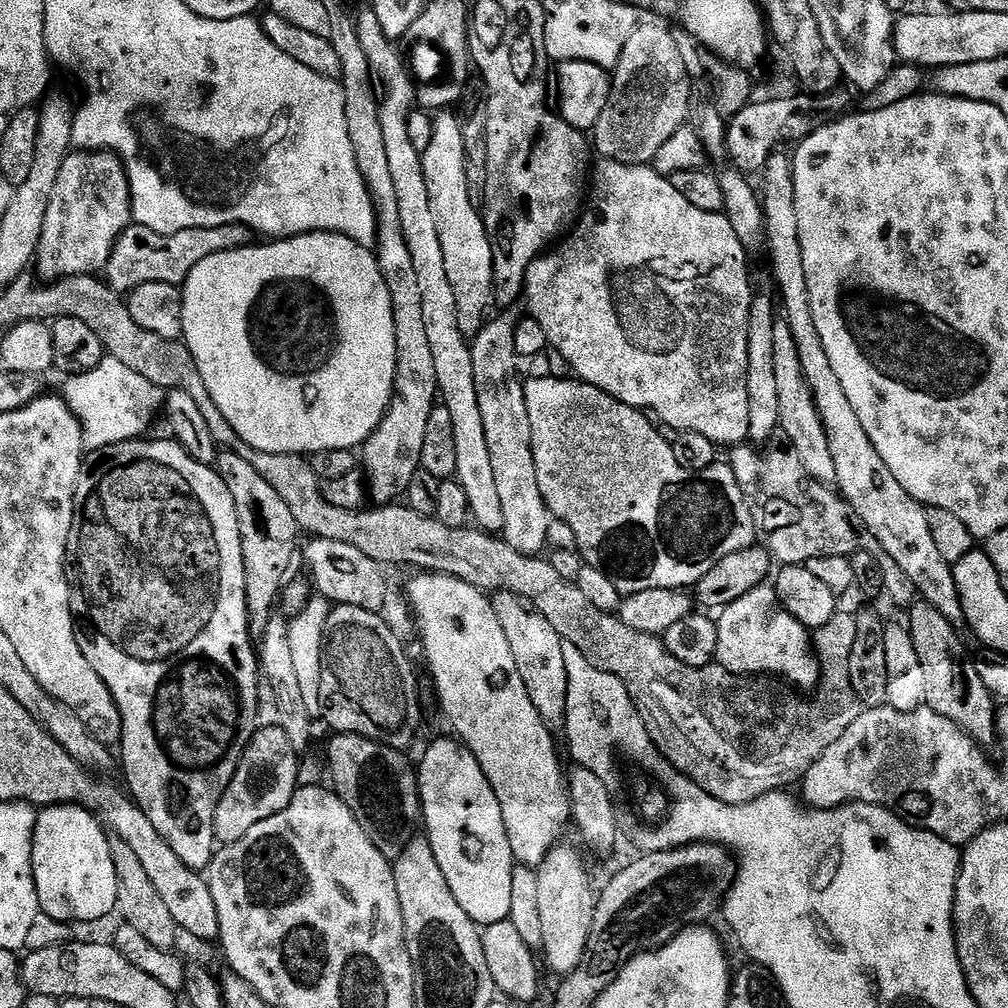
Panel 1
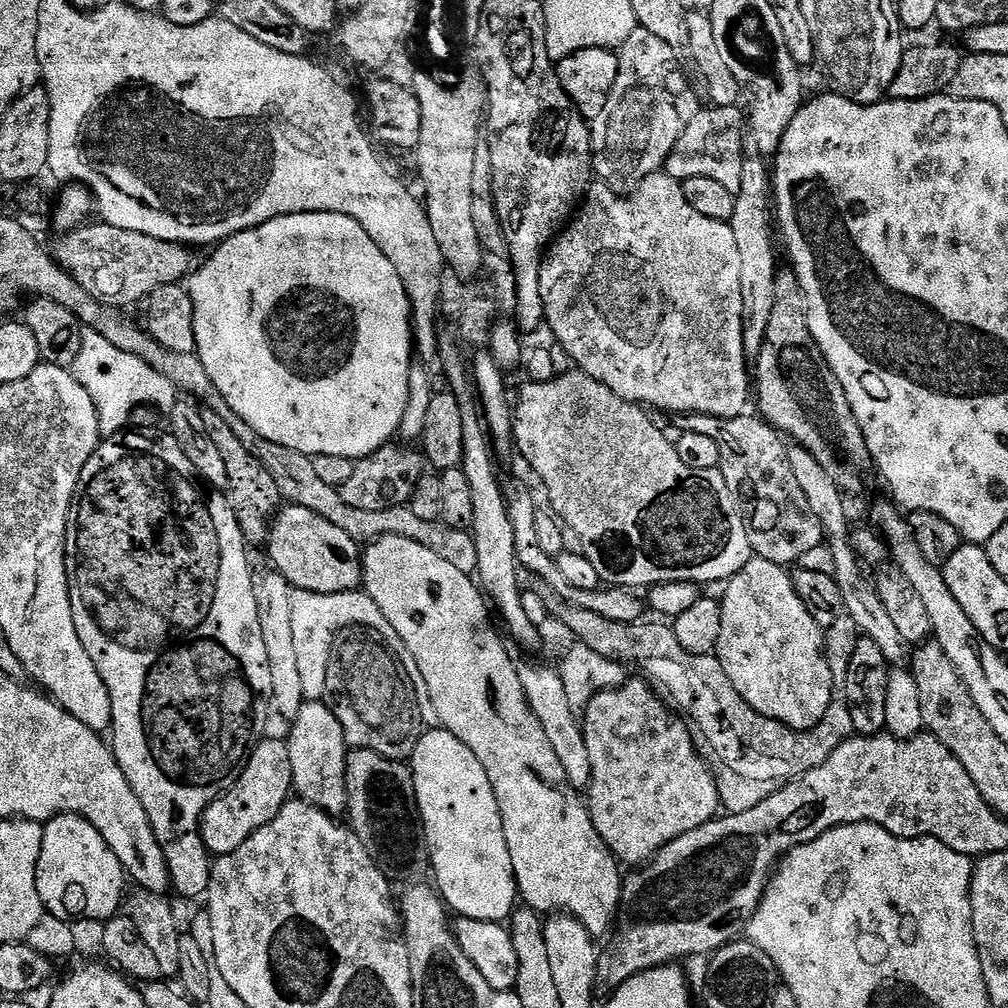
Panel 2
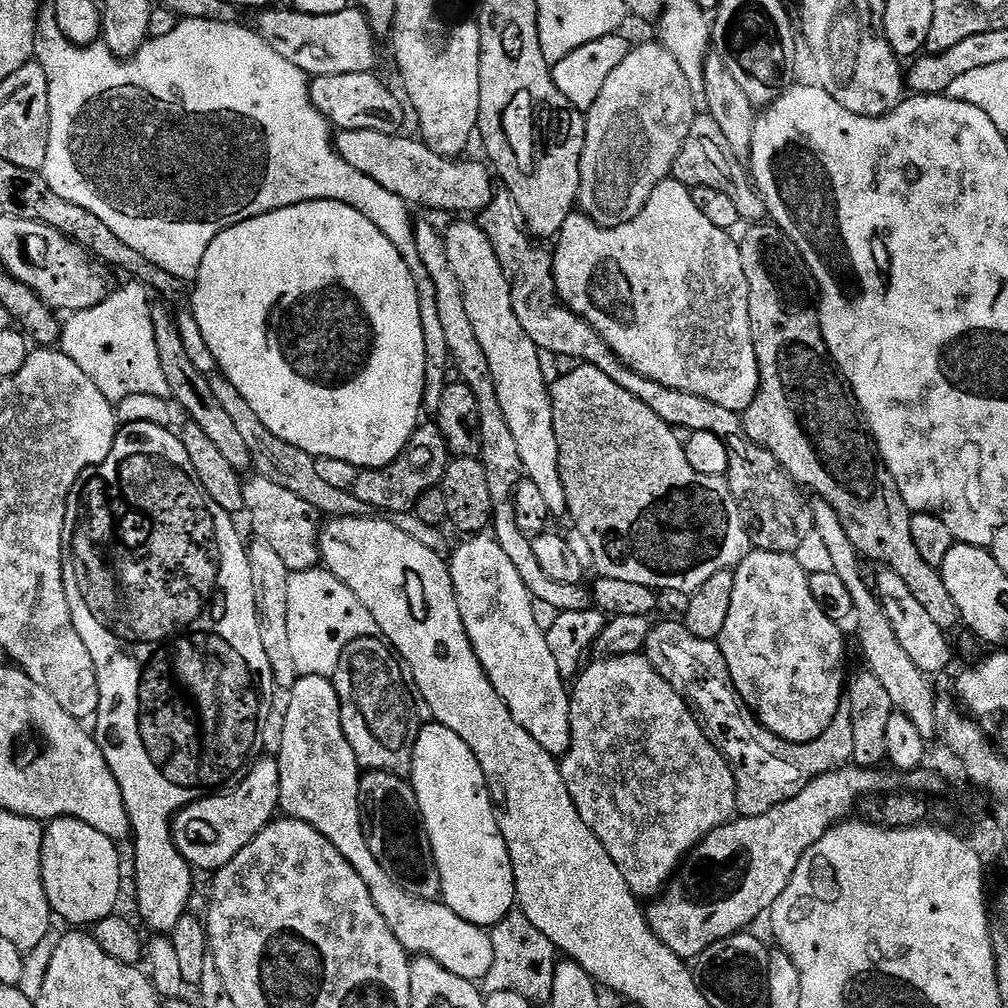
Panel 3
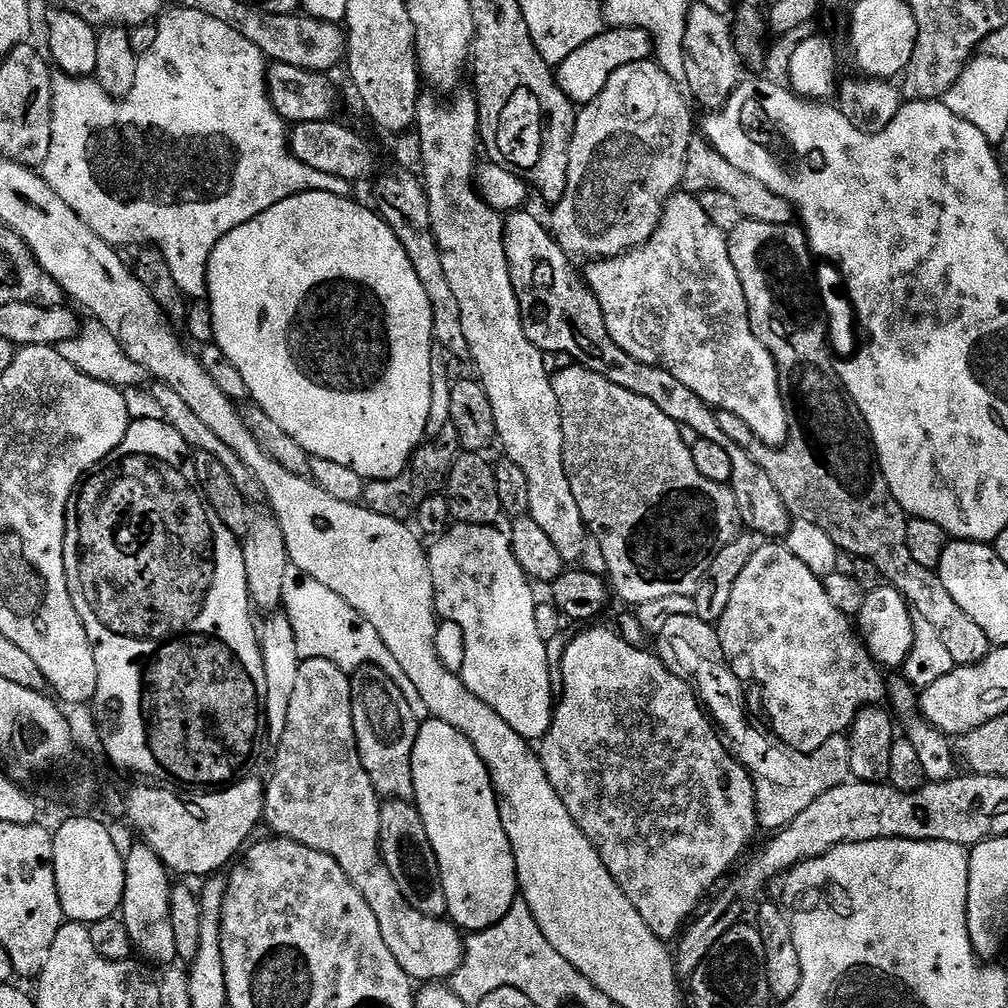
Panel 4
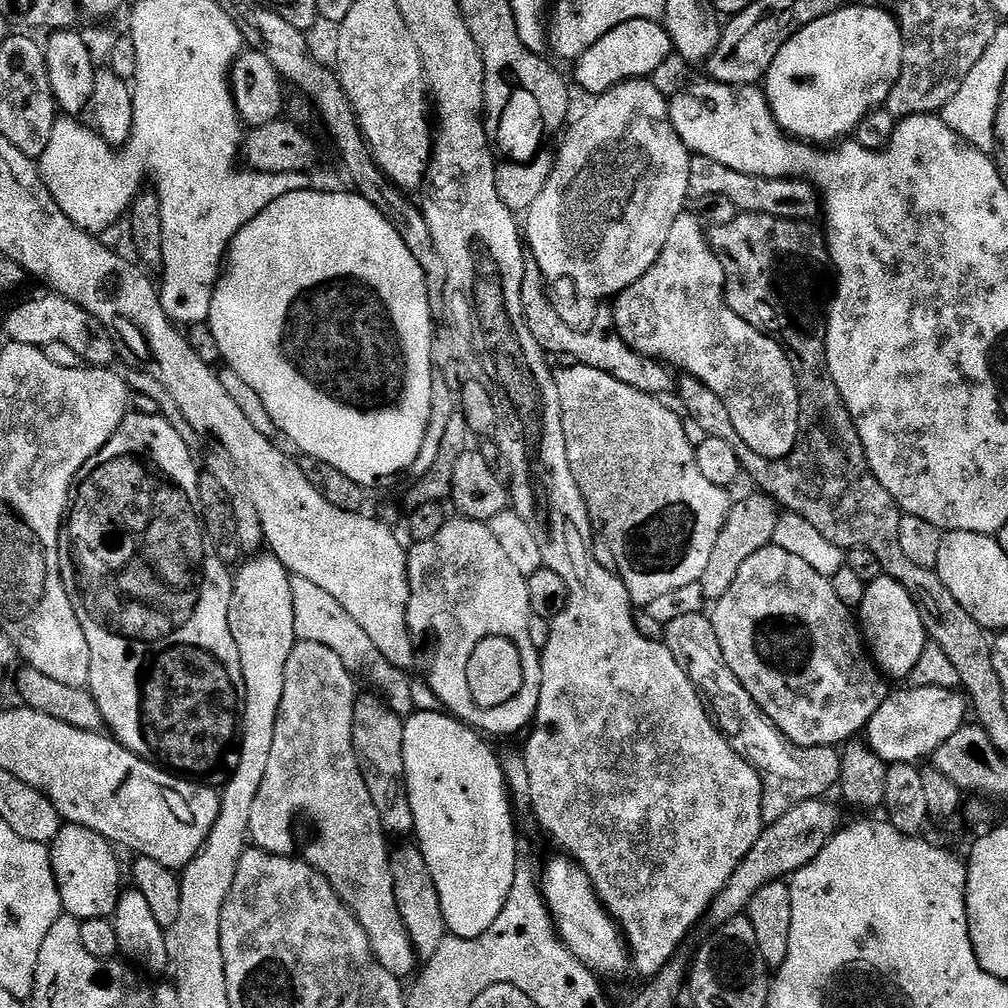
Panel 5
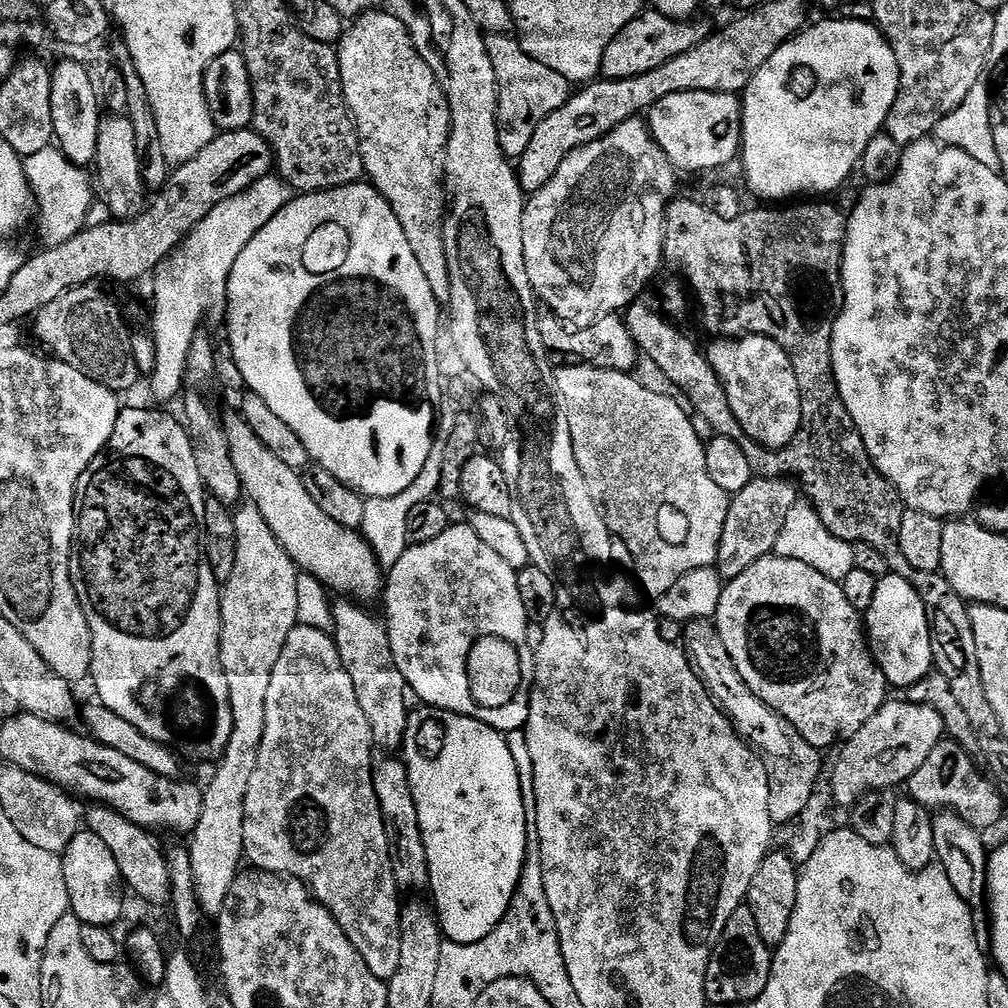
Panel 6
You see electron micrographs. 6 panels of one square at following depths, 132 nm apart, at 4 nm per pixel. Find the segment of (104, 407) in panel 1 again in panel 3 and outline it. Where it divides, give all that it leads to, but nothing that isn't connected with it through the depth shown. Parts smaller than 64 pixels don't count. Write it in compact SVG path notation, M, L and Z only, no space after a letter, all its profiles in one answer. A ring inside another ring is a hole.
M127 282L120 289L109 291L107 298L98 306L90 306L90 310L71 313L63 321L59 347L73 360L102 390L107 400L119 402L132 394L154 395L156 398L168 400L171 397L170 382L166 382L166 374L162 374L162 362L158 362L158 346L154 346L154 322L152 321L152 304L149 289L142 283Z

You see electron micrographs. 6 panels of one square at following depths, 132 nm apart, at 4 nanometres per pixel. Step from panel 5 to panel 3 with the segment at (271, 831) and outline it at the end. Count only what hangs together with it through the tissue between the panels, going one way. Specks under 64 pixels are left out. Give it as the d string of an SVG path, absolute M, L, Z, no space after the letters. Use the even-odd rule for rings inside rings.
M302 676L297 679L296 685L290 690L289 696L292 697L289 698L288 709L284 712L284 725L280 728L280 753L278 753L280 762L279 811L289 820L301 820L310 826L314 826L314 830L318 830L318 834L322 834L328 839L338 850L338 854L342 854L342 858L346 858L346 862L350 862L350 866L354 866L354 870L358 870L358 878L362 878L362 882L366 882L366 886L370 890L370 898L374 898L374 906L378 906L378 914L382 914L382 918L386 918L386 926L390 926L390 930L394 930L394 938L398 938L398 942L402 942L402 946L409 954L413 957L428 956L434 962L438 962L438 966L442 966L450 974L458 974L458 978L466 978L473 982L482 982L490 974L490 968L494 962L494 946L492 945L491 935L476 924L466 922L466 918L458 918L458 914L454 914L454 910L450 910L440 900L423 900L422 898L414 898L410 894L406 894L406 890L402 890L402 886L398 886L396 880L390 878L390 874L386 874L386 870L382 870L382 866L378 866L374 854L370 854L368 834L364 830L364 814L360 807L360 778L362 769L360 763L356 761L354 750L350 750L350 742L346 742L346 734L342 730L340 699L336 693L336 685L327 676Z

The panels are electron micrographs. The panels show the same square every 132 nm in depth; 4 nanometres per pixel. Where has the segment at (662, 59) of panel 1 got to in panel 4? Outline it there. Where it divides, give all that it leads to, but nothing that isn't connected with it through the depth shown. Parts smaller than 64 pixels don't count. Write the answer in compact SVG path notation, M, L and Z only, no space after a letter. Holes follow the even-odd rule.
M649 58L642 62L634 62L630 66L622 66L622 70L614 70L614 74L610 74L610 82L606 82L602 94L598 94L598 98L594 98L594 102L585 104L579 109L574 134L570 142L570 150L568 151L566 194L562 194L562 198L555 201L553 208L556 209L552 212L552 224L550 220L552 235L556 237L557 242L562 246L562 250L568 253L569 257L585 256L585 261L588 262L613 260L616 256L623 256L624 253L630 252L634 248L642 247L656 233L666 202L676 195L678 189L684 183L686 154L690 150L690 142L694 138L692 112L688 109L688 104L690 105L689 97L682 91L681 85L675 84L670 78L670 74L666 74L666 70L662 70L655 59Z

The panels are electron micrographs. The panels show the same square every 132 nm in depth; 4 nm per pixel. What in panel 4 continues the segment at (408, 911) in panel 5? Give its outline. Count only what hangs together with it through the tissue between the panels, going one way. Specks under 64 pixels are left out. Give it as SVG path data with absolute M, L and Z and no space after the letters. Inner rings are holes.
M384 800L378 818L378 838L380 856L386 870L390 870L394 886L402 890L402 898L406 898L414 910L422 910L424 916L447 917L448 903L446 890L442 890L438 858L434 854L434 846L430 846L422 814L416 809L415 803L410 800Z

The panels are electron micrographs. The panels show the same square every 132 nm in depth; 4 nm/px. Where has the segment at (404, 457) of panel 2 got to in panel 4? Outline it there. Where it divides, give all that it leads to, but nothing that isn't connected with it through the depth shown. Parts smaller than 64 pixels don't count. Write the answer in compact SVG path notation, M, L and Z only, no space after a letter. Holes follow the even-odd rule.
M451 426L443 428L431 442L423 445L422 456L423 452L424 476L420 472L406 470L389 480L367 481L364 486L363 507L370 509L374 514L382 514L382 518L411 521L415 517L418 506L422 506L424 499L430 493L439 493L447 485L450 470L454 466L456 457L462 452L456 429Z

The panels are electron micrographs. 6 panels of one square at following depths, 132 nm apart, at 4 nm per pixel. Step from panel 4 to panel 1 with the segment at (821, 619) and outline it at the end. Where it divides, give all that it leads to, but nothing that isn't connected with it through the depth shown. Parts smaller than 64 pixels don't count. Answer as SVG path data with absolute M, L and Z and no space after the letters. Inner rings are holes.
M771 583L760 584L736 602L719 609L716 629L718 650L715 663L730 670L735 676L760 678L771 674L783 678L796 690L812 690L819 685L820 663L816 661L813 637L809 629L784 608Z

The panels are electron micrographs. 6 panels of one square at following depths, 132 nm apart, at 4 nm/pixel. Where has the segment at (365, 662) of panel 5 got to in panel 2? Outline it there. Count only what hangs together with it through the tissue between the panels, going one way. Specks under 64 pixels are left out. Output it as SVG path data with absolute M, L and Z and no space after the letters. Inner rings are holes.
M296 590L293 591L292 597L294 598L294 646L305 701L320 702L325 699L326 670L330 670L330 650L334 646L334 638L342 629L361 624L364 628L378 630L378 634L382 634L382 638L386 641L396 640L394 626L390 626L386 614L378 610L378 602L374 602L374 598L370 598L363 590L334 594Z

